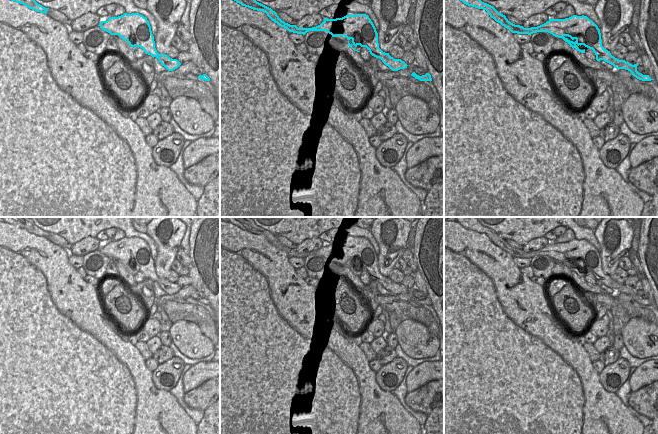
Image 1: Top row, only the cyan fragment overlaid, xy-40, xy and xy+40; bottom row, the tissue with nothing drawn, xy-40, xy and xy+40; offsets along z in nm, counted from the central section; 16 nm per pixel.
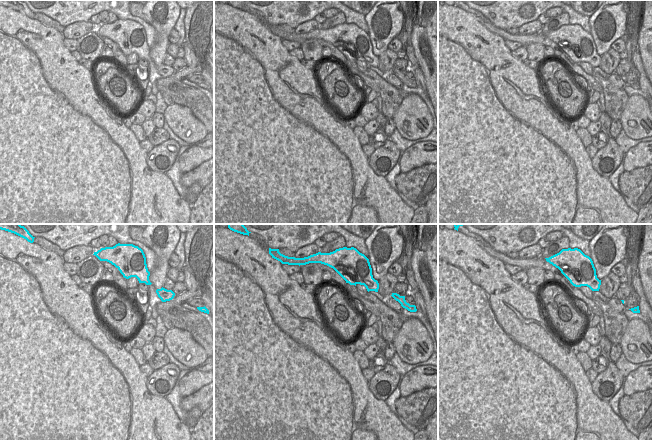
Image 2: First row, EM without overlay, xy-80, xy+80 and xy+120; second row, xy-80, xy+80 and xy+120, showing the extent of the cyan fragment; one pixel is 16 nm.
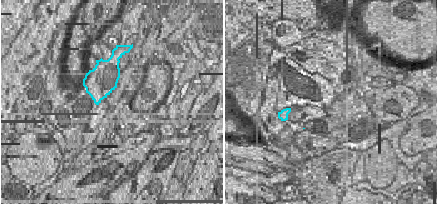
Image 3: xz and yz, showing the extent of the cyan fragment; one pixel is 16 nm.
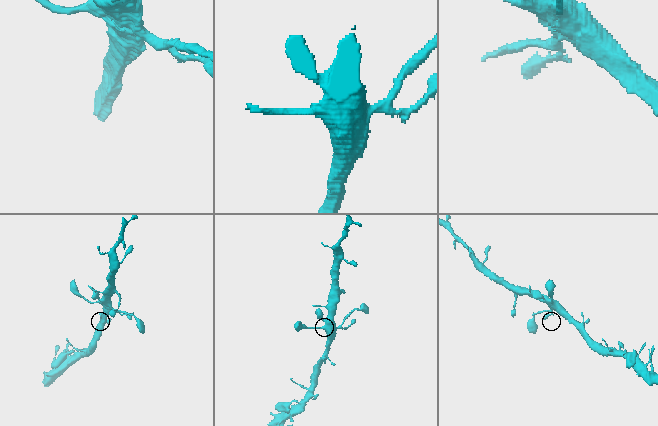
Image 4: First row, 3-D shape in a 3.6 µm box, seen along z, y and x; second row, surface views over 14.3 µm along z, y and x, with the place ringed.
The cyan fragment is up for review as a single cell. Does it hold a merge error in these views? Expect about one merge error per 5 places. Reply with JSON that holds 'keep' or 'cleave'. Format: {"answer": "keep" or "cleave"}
{"answer": "keep"}

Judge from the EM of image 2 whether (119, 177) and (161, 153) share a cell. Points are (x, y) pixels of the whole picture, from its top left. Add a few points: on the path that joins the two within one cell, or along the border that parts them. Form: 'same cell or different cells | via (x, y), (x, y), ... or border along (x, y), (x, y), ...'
different cells | border along (147, 153), (146, 164), (151, 169), (164, 173)

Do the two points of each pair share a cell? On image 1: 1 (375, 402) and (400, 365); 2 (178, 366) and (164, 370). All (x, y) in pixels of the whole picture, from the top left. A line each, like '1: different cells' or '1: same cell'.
1: different cells
2: same cell

